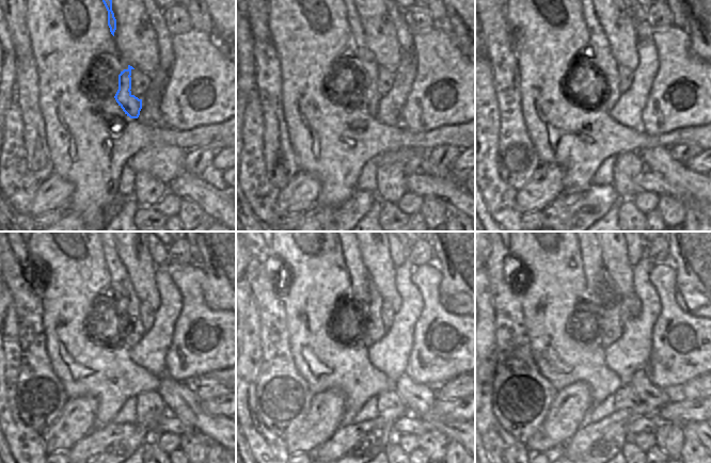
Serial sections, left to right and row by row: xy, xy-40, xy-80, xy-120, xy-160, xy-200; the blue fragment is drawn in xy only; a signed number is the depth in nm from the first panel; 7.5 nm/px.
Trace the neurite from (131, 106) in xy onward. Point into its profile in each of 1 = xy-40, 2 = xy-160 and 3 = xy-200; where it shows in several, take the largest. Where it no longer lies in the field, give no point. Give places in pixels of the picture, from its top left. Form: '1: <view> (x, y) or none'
1: xy-40 (369, 97)
2: xy-160 (366, 302)
3: xy-200 (605, 300)

